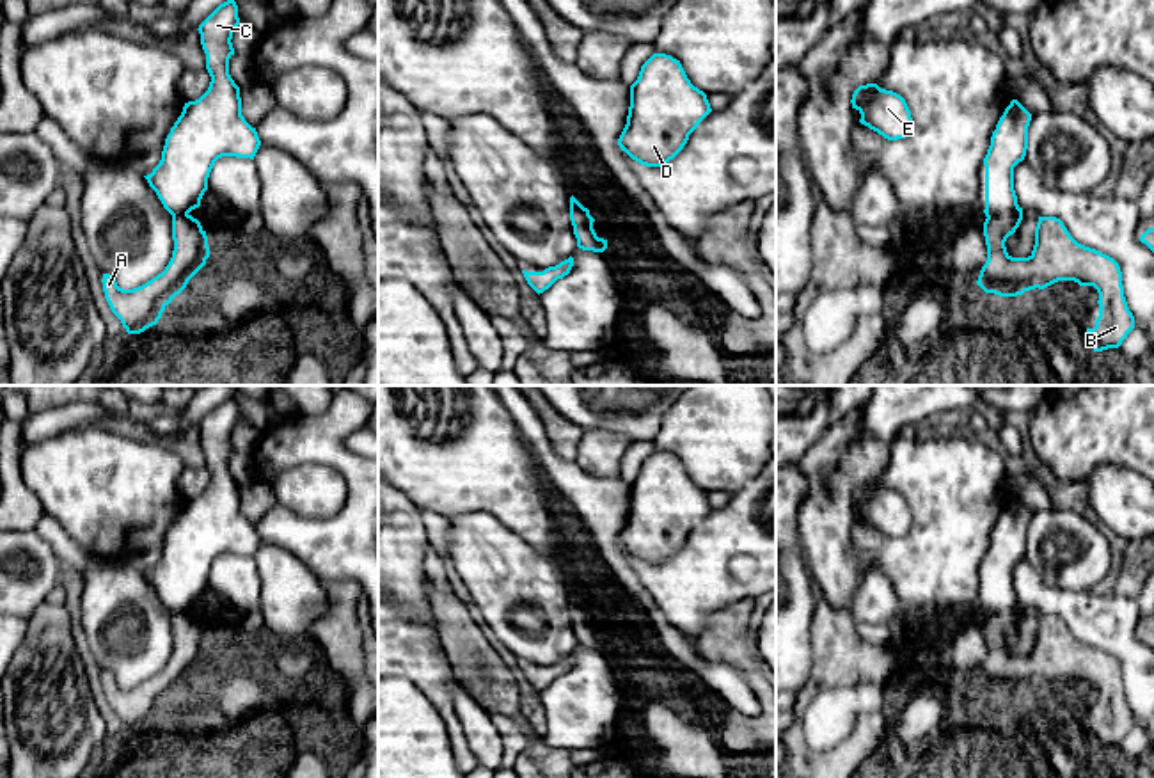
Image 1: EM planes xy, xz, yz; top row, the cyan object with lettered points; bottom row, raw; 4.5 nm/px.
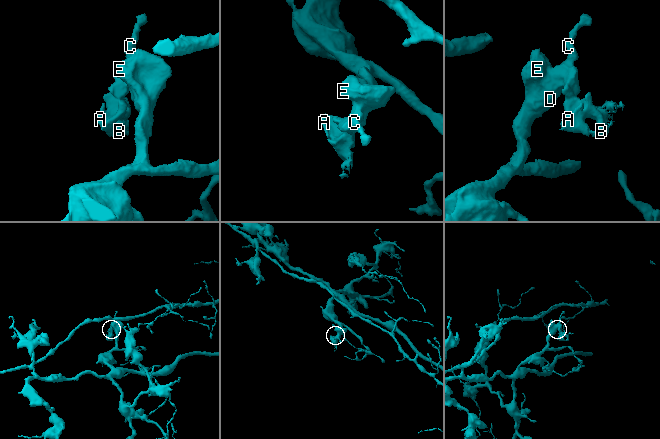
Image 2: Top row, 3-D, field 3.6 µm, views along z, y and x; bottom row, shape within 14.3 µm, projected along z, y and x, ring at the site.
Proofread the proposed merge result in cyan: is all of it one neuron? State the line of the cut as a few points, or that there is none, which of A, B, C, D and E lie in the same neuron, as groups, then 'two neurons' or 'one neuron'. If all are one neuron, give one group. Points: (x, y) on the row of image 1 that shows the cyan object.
yz (1018, 206), (988, 217) | A B / C D E | two neurons

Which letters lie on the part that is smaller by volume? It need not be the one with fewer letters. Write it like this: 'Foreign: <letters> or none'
Foreign: A, B

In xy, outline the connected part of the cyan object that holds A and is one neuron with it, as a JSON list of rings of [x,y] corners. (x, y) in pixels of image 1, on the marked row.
[[[188,213],[172,217],[172,240],[174,250],[165,270],[138,288],[123,290],[110,274],[103,274],[105,298],[128,334],[156,325],[165,307],[209,258],[206,231]]]

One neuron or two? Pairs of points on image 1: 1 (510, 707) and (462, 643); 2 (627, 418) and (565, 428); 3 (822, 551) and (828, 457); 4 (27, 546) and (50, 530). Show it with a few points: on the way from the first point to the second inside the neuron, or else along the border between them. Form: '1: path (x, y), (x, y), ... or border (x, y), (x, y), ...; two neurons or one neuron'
1: path (496, 691), (473, 659); one neuron
2: border (549, 404), (583, 430); two neurons
3: path (826, 528), (826, 510), (835, 500), (831, 480); one neuron
4: border (32, 530), (61, 558); two neurons

